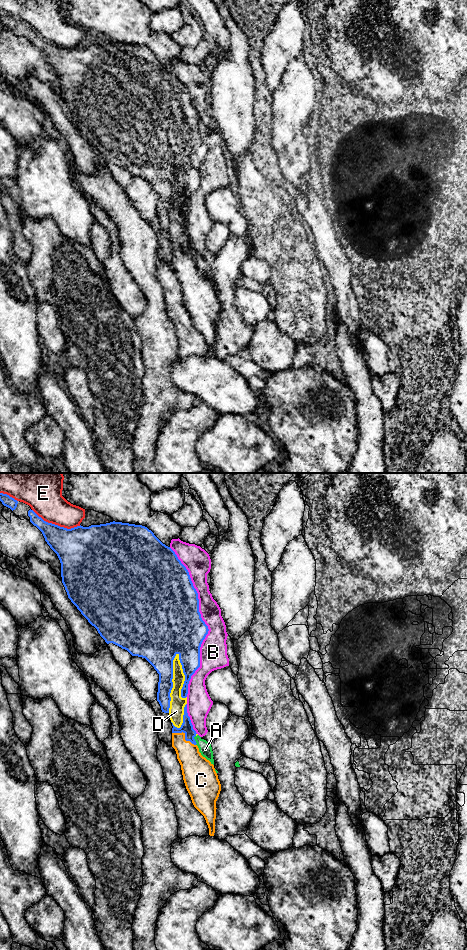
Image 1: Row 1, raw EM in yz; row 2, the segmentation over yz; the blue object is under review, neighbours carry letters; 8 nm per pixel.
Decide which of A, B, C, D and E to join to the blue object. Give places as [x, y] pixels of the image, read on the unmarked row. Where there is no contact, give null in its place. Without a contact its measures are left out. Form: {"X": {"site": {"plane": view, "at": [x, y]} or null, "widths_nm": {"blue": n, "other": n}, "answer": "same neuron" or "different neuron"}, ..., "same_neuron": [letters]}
{"A": {"site": {"plane": "yz", "at": [194, 260]}, "widths_nm": {"blue": 90, "other": 100}, "answer": "different neuron"}, "B": {"site": {"plane": "yz", "at": [204, 142]}, "widths_nm": {"blue": 460, "other": 220}, "answer": "different neuron"}, "C": {"site": {"plane": "yz", "at": [185, 256]}, "widths_nm": {"blue": 90, "other": 200}, "answer": "same neuron"}, "D": {"site": {"plane": "yz", "at": [172, 203]}, "widths_nm": {"blue": 220, "other": 130}, "answer": "different neuron"}, "E": {"site": {"plane": "yz", "at": [56, 45]}, "widths_nm": {"blue": 340, "other": 280}, "answer": "different neuron"}, "same_neuron": ["C"]}

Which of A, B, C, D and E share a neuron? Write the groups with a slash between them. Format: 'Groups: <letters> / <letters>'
Groups: A D / B / C / E

